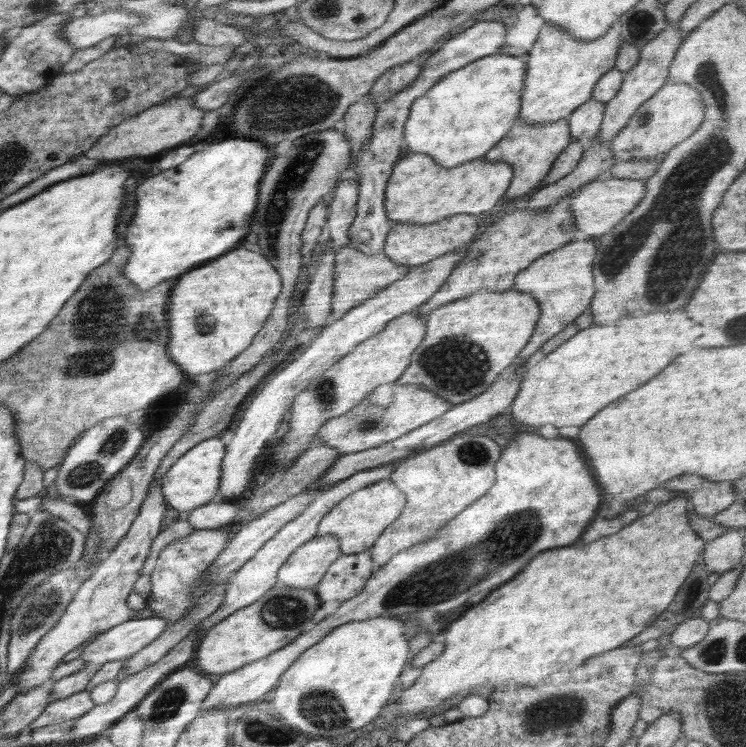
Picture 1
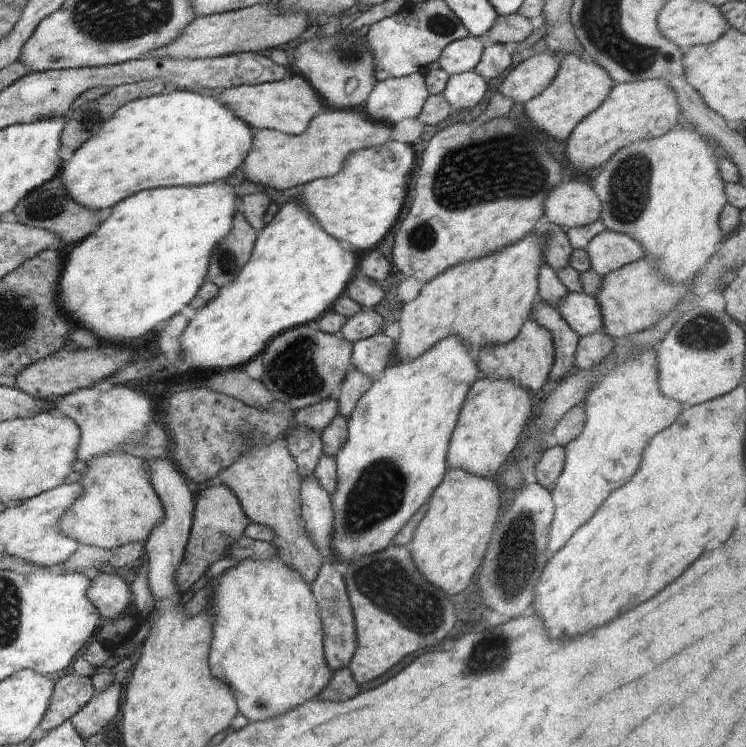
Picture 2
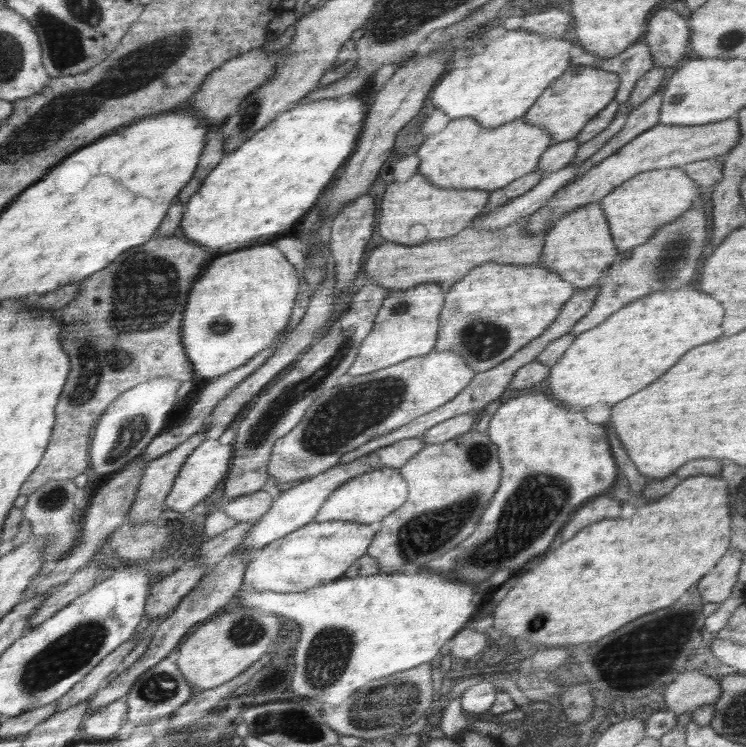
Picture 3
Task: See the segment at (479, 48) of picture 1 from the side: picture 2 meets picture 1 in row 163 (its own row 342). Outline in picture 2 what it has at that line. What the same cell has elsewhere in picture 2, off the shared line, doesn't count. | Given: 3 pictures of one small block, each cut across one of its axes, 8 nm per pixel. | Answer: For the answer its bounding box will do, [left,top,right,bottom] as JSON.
[351,332,395,378]

